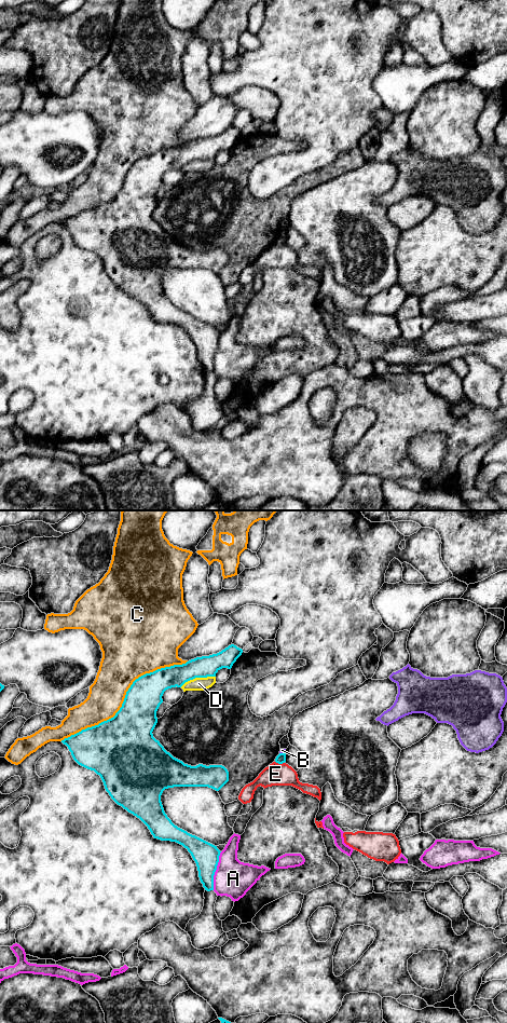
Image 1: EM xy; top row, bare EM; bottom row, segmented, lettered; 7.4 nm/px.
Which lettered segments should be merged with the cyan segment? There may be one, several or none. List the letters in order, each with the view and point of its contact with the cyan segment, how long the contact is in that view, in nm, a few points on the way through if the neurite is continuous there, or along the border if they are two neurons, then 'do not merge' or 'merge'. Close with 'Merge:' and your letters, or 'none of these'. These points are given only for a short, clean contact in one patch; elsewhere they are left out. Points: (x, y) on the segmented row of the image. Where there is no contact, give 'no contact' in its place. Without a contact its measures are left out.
A: xy (215, 871) | 300 nm | do not merge
B: xy (283, 753) | 50 nm | along xy (279, 752), (285, 753) | do not merge
C: xy (124, 698) | 1100 nm | do not merge
D: xy (197, 677) | 280 nm | do not merge
E: xy (279, 763) | 70 nm | do not merge
Merge: none of these

